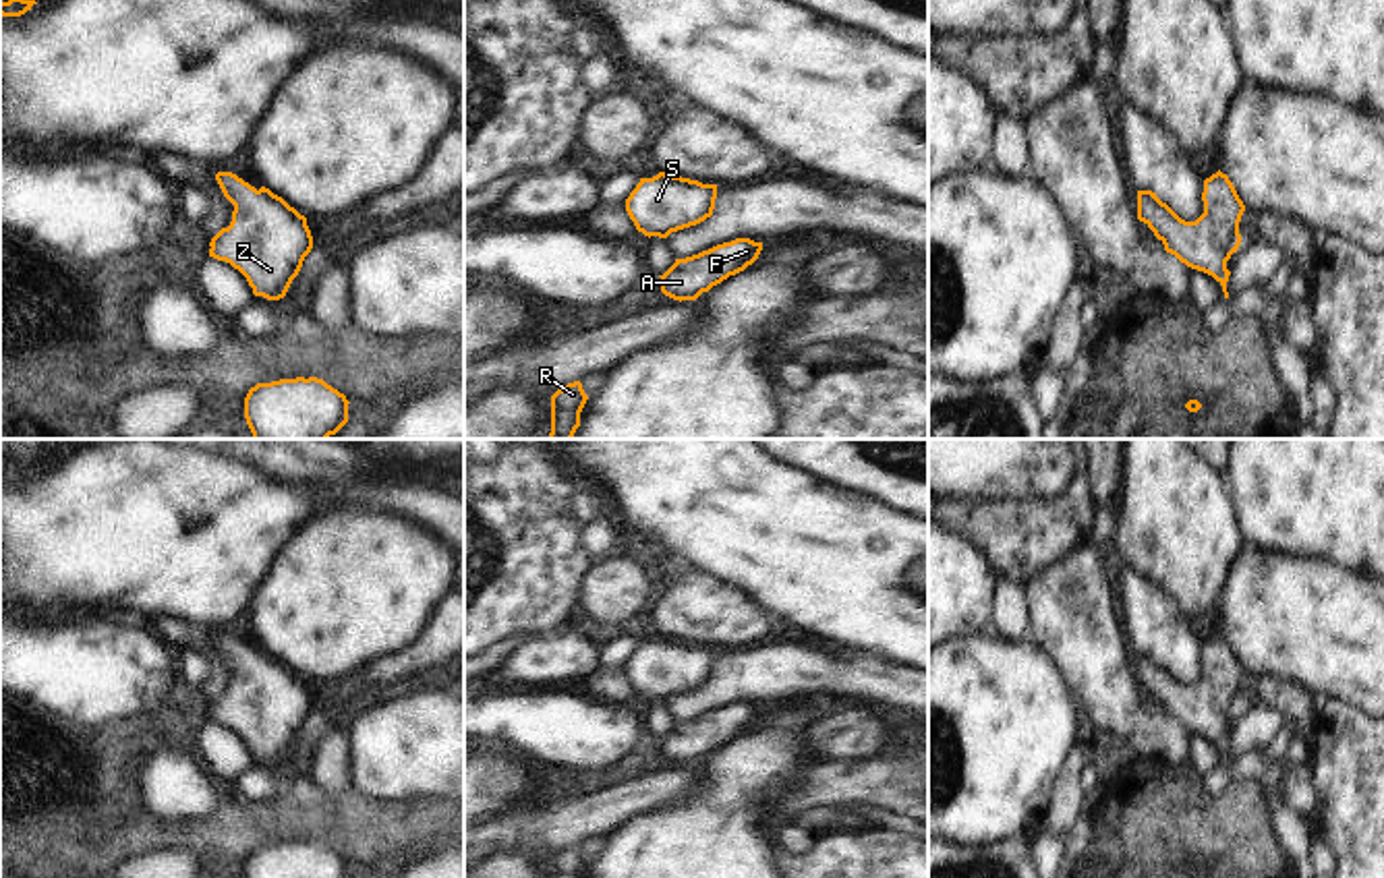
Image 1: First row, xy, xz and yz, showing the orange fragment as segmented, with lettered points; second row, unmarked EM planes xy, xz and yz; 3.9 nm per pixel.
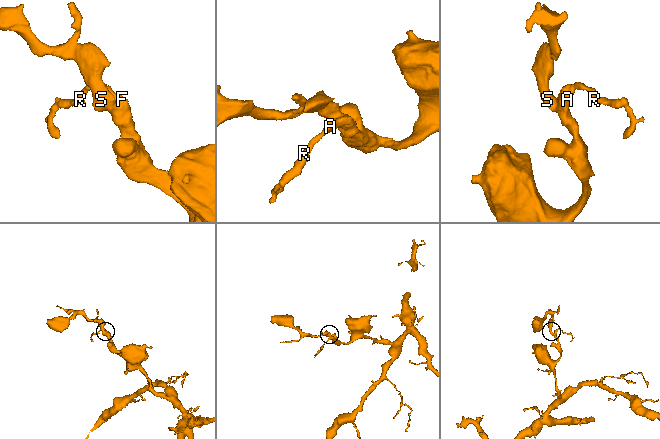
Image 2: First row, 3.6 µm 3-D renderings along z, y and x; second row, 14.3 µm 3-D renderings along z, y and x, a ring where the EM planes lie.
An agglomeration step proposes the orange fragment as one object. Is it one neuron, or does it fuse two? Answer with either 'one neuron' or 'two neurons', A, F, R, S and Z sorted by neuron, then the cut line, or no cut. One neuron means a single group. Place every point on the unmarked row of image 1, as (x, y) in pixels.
one neuron | A F R S Z | no cut

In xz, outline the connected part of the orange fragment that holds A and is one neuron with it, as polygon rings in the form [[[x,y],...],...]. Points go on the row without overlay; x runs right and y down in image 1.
[[[736,702],[698,719],[675,723],[661,741],[661,756],[673,764],[696,764],[702,756],[752,729],[762,706]]]

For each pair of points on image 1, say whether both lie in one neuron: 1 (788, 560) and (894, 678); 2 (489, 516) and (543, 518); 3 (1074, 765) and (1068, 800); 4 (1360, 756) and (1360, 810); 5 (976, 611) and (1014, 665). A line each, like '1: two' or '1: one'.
1: two
2: one
3: one
4: one
5: two

